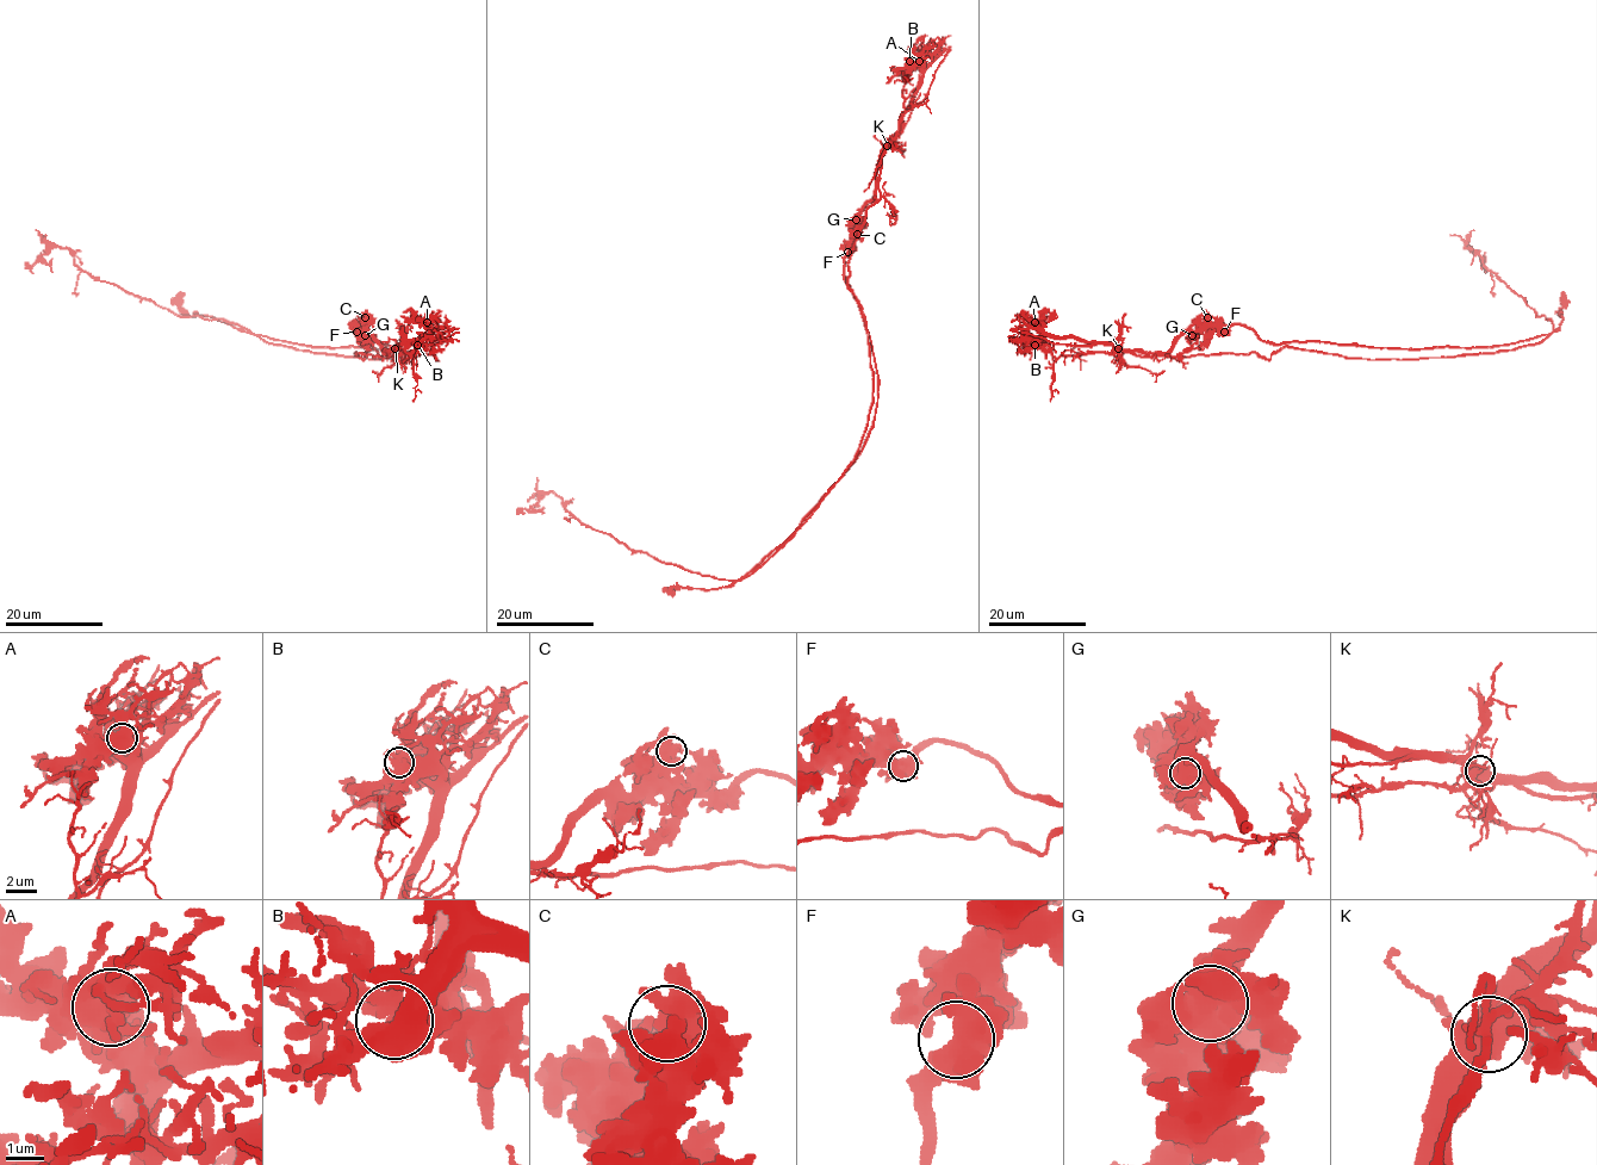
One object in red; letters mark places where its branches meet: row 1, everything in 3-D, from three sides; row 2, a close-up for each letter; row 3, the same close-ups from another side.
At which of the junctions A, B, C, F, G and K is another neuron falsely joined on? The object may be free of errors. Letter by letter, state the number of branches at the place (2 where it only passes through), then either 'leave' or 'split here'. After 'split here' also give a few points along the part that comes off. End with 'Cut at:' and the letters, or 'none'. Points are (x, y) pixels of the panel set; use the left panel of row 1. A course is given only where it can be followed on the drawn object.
A: 3 branches meet; leave
B: 4 branches meet; leave
C: 4 branches meet; leave
F: 4 branches meet; leave
G: 4 branches meet; leave
K: 4 branches meet; split here; foreign part runs (396, 347), (315, 353), (174, 315), (60, 246), (33, 273)
Cut at: K

